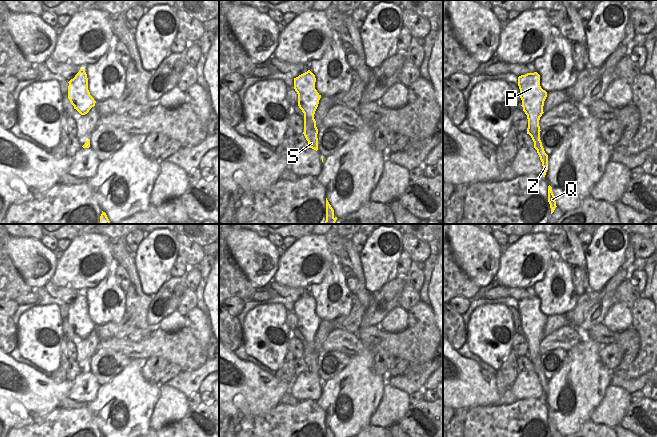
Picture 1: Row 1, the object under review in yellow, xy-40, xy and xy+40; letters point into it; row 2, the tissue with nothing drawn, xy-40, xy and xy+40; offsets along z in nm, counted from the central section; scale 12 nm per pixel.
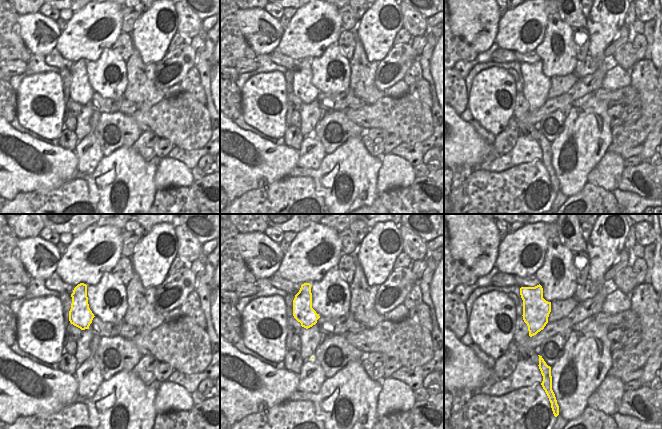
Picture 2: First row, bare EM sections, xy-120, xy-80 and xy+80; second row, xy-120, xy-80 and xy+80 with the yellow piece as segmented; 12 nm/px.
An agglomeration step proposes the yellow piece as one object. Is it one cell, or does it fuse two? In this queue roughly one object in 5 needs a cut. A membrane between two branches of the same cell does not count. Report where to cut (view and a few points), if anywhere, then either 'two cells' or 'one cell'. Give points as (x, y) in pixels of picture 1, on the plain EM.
cut none; one cell

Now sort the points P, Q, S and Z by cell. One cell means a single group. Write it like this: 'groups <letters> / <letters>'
groups P Q S Z

